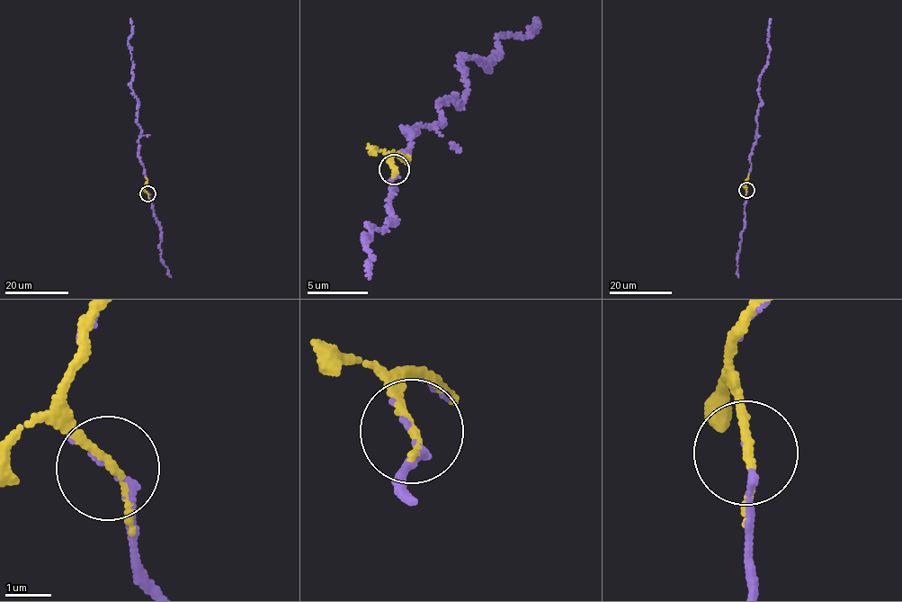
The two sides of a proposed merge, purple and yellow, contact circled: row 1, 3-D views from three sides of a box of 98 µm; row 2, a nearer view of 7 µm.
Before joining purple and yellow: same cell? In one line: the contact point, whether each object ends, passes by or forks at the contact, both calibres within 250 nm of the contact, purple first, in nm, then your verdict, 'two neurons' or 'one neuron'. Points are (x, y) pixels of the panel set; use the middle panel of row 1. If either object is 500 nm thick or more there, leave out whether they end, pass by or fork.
place (394, 169); purple ends; yellow passes by; calibres 110 and 150 nm; one neuron

